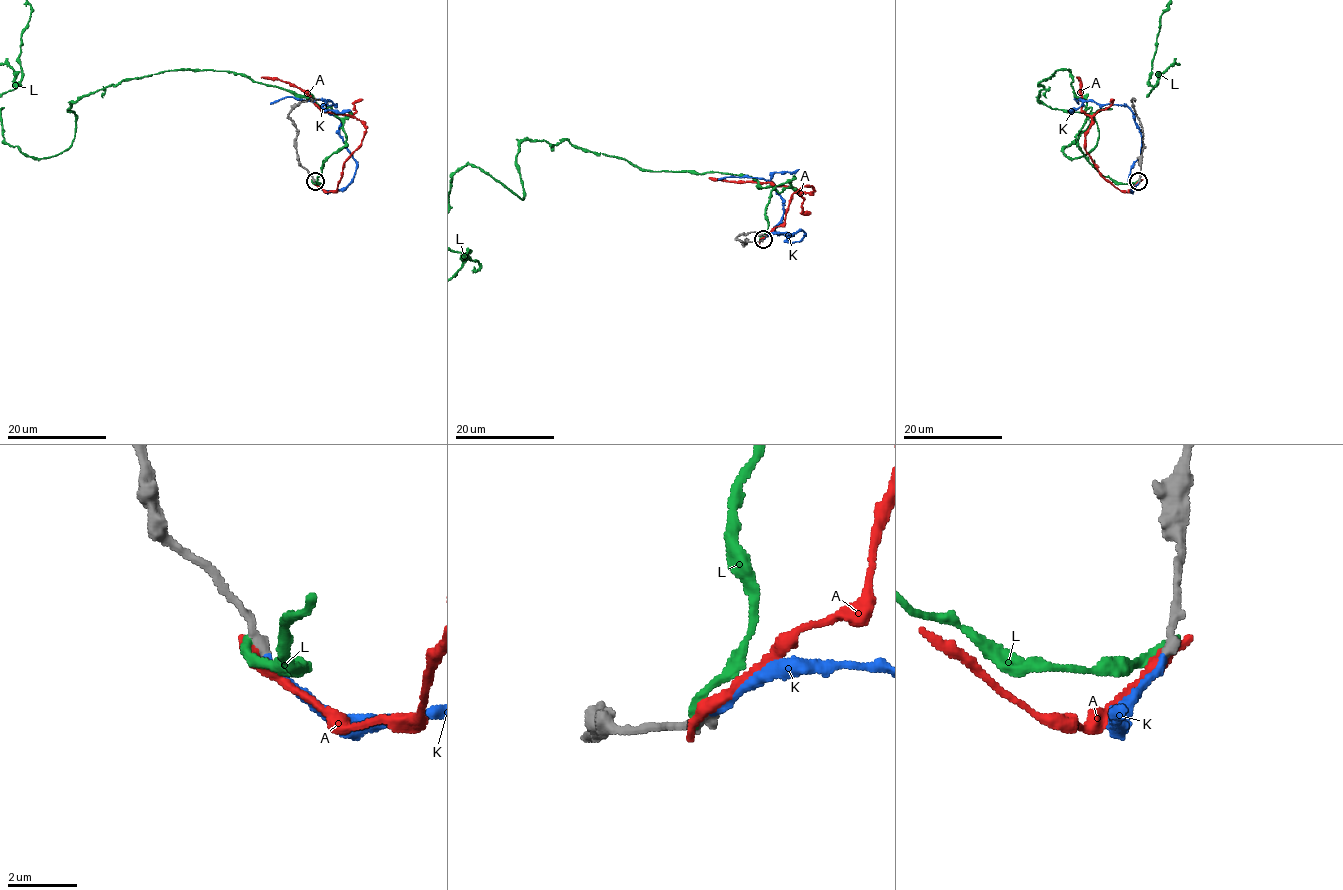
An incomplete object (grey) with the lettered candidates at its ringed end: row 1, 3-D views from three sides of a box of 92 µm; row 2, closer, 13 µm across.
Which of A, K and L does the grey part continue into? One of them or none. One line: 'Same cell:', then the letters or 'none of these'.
Same cell: K

